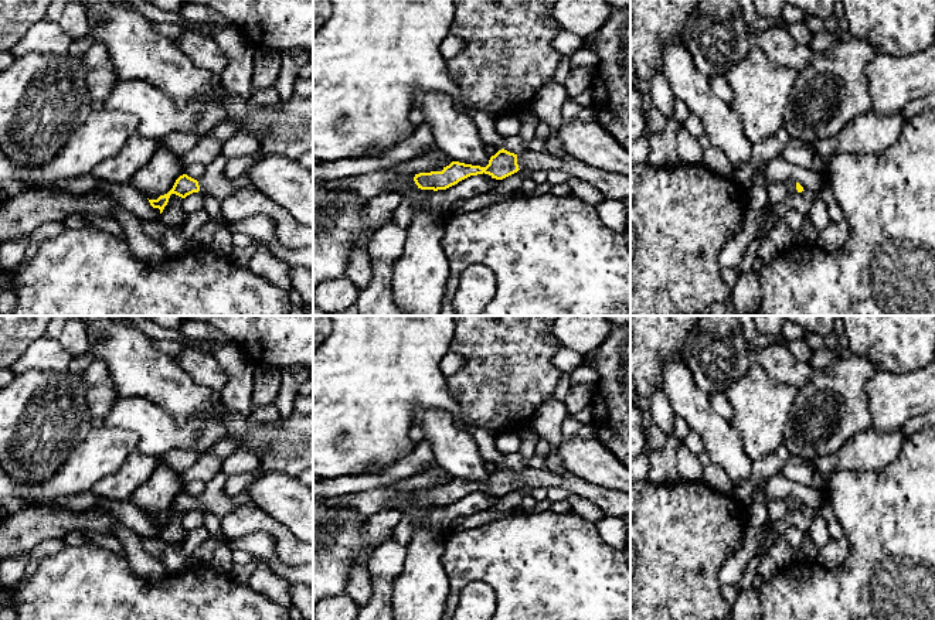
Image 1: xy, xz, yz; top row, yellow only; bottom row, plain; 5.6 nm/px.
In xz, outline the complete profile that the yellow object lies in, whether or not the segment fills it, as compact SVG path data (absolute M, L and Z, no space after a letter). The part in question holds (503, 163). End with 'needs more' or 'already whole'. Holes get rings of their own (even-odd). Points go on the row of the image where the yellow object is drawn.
M504 149L490 157L486 167L452 161L442 171L415 174L414 181L421 190L446 190L459 181L477 174L489 174L503 180L520 168L528 171L564 170L570 177L579 178L596 188L605 200L625 201L630 198L630 177L619 173L606 173L589 167L570 157L557 157L527 149L520 154Z | needs more

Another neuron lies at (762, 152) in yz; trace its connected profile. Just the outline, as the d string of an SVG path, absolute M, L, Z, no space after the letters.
M781 126L774 134L758 142L752 147L751 161L741 167L735 168L732 178L745 188L749 188L755 174L772 159L779 157L785 146L790 142L785 126Z

